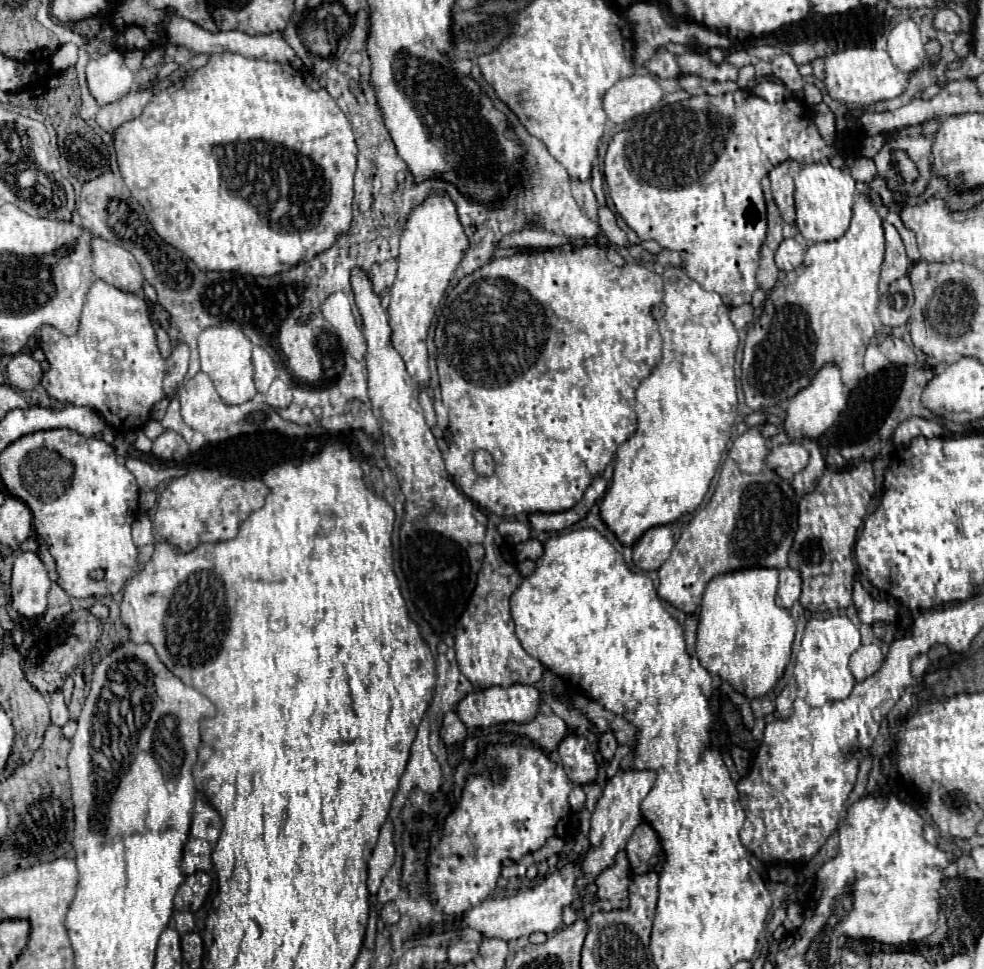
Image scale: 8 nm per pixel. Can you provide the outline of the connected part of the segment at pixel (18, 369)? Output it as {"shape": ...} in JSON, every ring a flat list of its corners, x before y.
{"shape":[[22,352,12,356,12,360,6,366,6,374,10,384,20,390,32,390,42,378,40,364,30,354,22,354]]}

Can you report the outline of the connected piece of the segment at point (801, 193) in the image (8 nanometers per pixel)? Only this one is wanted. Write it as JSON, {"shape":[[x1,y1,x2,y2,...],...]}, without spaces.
{"shape":[[848,151,848,162,844,168,834,168,830,164,806,164,798,176,794,178,796,190,796,226,800,234,810,242,824,242,824,240,838,240,848,230,852,218,852,200,854,200,854,178,850,172,850,165,855,154]]}

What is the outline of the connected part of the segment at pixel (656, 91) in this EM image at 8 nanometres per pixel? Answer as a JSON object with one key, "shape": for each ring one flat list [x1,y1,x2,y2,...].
{"shape":[[634,74,614,84,606,92,602,106,610,122,622,124,640,114,648,114,662,98,664,90,650,74]]}

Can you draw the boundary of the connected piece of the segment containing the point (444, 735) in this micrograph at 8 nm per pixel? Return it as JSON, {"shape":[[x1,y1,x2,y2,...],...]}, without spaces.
{"shape":[[448,712,444,716,444,726,440,730,440,738,446,746,452,746,452,744,458,744,458,742,464,742,466,738,466,726,460,722,460,718,456,716,456,712]]}

